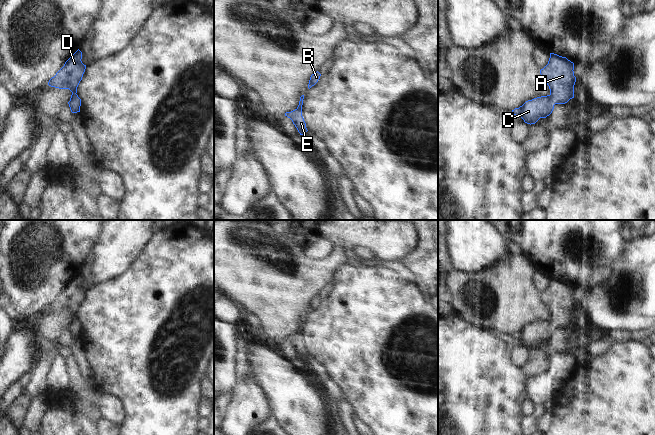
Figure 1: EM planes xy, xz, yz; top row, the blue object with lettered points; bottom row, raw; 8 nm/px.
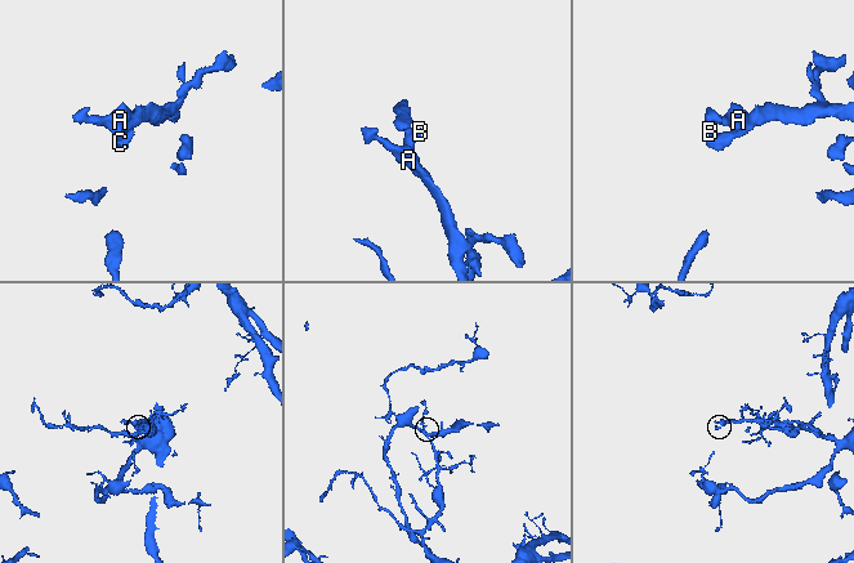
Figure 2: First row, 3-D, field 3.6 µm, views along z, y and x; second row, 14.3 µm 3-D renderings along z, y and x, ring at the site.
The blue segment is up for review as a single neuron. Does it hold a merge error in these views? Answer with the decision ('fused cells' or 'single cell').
single cell

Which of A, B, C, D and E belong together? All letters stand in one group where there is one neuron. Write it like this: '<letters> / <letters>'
A B C D E

